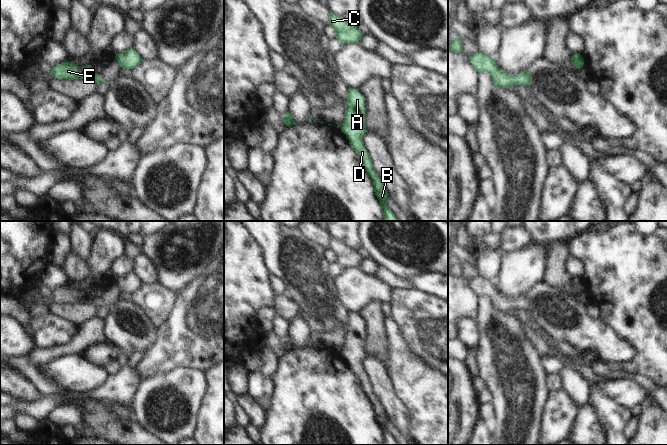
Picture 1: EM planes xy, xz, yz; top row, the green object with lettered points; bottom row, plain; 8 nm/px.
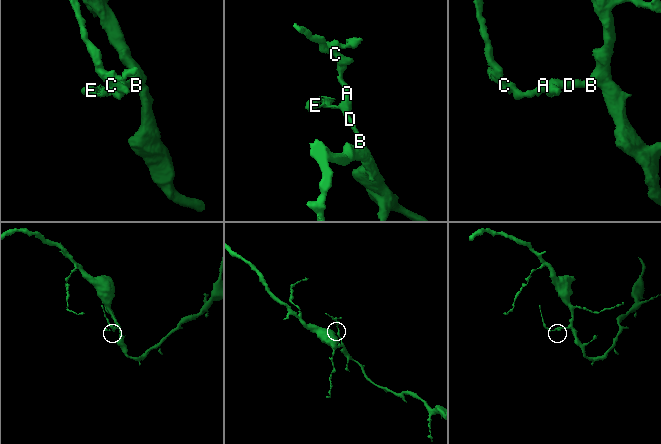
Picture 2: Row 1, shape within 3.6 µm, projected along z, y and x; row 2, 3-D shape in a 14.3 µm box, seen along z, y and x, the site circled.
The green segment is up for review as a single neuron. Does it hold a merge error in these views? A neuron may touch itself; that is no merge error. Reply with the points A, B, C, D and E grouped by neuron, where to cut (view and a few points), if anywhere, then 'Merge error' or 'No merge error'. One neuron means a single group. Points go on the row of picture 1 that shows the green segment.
Groups: A B C D / E. Split along yz (576, 66), (579, 68). Merge error.

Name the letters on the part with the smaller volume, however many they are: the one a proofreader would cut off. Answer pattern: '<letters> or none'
E

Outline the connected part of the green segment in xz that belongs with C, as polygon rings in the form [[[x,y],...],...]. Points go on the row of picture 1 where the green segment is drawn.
[[[330,11],[328,24],[335,30],[336,38],[344,45],[349,43],[359,43],[364,35],[355,25],[345,21],[343,18]]]

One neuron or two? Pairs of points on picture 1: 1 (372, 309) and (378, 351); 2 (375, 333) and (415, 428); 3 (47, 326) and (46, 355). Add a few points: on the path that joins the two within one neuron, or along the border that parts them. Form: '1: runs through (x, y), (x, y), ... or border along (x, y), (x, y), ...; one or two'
1: runs through (373, 319), (376, 341); one
2: border along (386, 335), (387, 359), (384, 362); two
3: border along (69, 341), (54, 346), (37, 347); two

